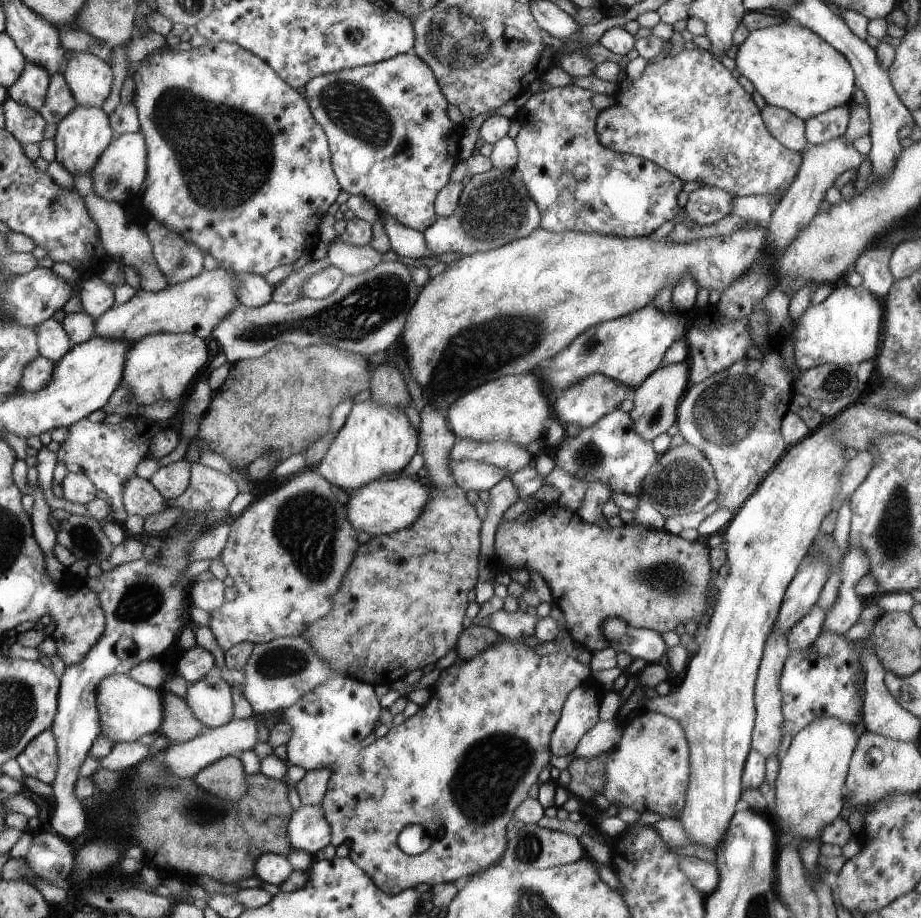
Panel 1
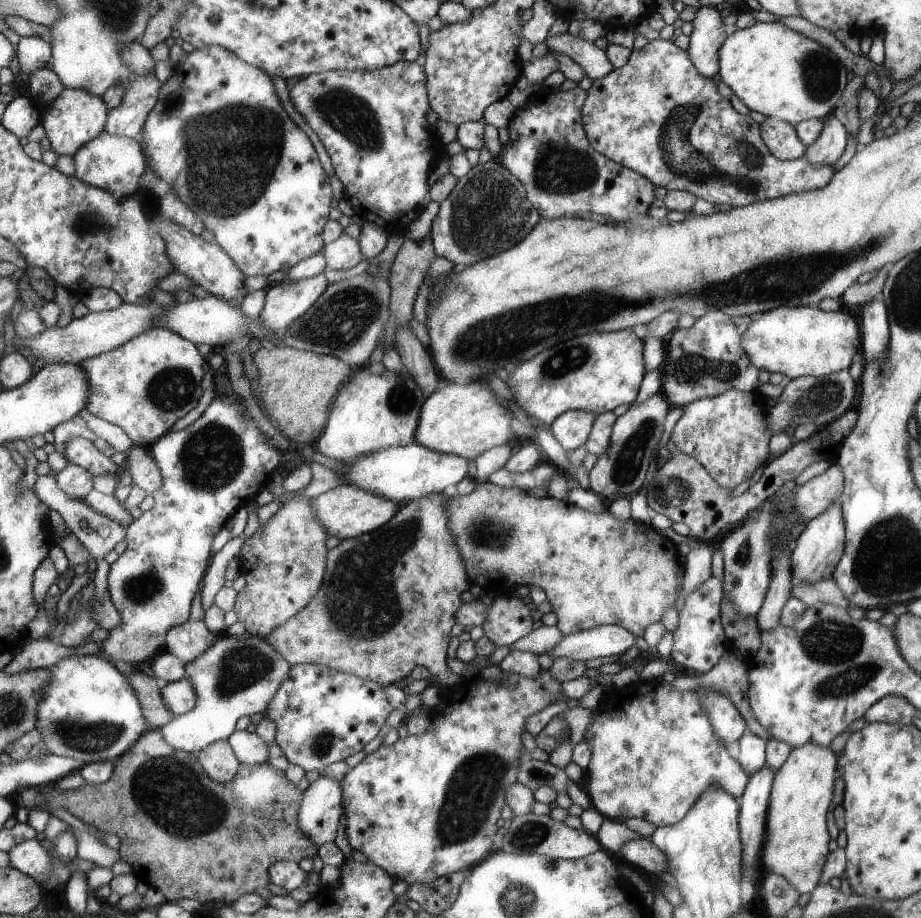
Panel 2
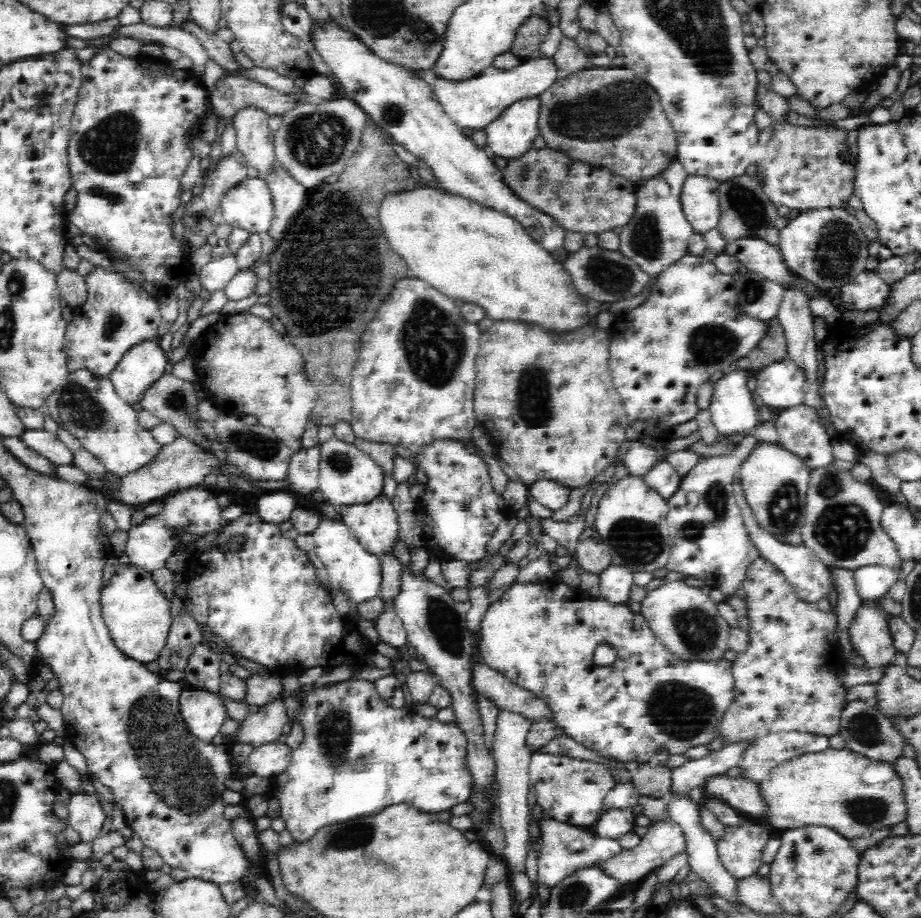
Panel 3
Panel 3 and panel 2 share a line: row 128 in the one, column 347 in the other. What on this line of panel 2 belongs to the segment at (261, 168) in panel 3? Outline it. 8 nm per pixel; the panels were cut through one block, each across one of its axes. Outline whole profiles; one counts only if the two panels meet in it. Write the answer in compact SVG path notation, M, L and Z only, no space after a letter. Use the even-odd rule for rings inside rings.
M344 232L332 242L327 242L321 252L327 269L350 269L363 259L357 240Z

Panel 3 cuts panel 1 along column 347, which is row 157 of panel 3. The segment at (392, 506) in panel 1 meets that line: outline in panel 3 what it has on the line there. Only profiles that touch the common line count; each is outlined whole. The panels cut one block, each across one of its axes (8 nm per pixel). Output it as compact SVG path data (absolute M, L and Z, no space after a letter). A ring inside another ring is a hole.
M524 97L510 104L495 122L484 128L485 149L491 157L508 161L532 148L539 135L540 106L538 97Z

